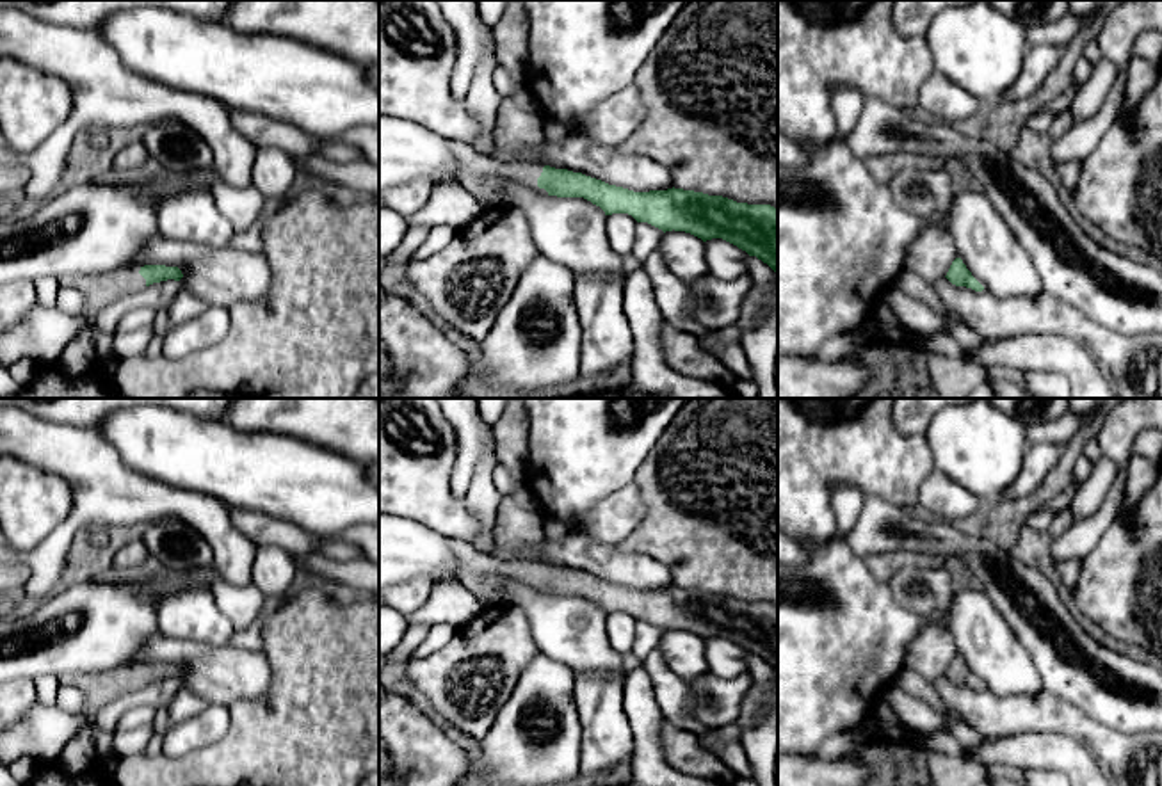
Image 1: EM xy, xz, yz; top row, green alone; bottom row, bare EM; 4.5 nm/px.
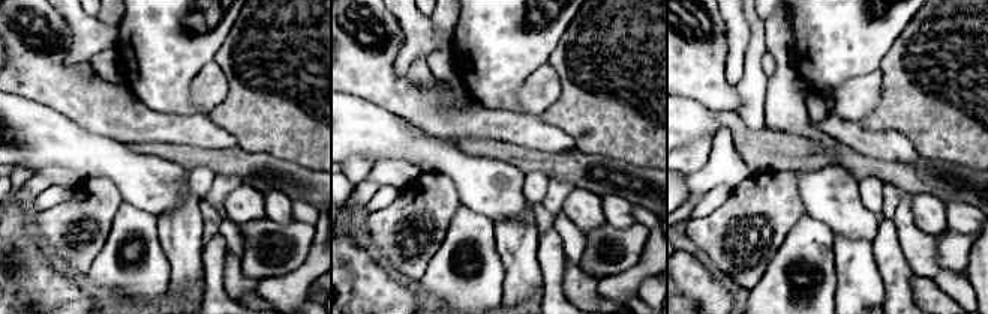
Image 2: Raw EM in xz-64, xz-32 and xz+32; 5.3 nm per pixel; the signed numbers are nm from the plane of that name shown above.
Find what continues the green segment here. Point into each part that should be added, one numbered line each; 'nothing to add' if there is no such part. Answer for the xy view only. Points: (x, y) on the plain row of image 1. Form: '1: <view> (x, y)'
1: xy (98, 687)

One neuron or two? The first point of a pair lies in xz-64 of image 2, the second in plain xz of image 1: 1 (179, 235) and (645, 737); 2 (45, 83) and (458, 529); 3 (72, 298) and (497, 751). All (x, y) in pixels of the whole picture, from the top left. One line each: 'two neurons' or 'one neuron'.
1: two neurons
2: one neuron
3: two neurons

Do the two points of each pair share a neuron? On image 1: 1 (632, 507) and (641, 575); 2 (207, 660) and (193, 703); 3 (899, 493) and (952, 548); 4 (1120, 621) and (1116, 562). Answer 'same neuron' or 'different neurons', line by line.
1: different neurons
2: different neurons
3: different neurons
4: same neuron

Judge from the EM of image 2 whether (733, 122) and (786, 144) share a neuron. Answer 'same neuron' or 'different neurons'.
same neuron

